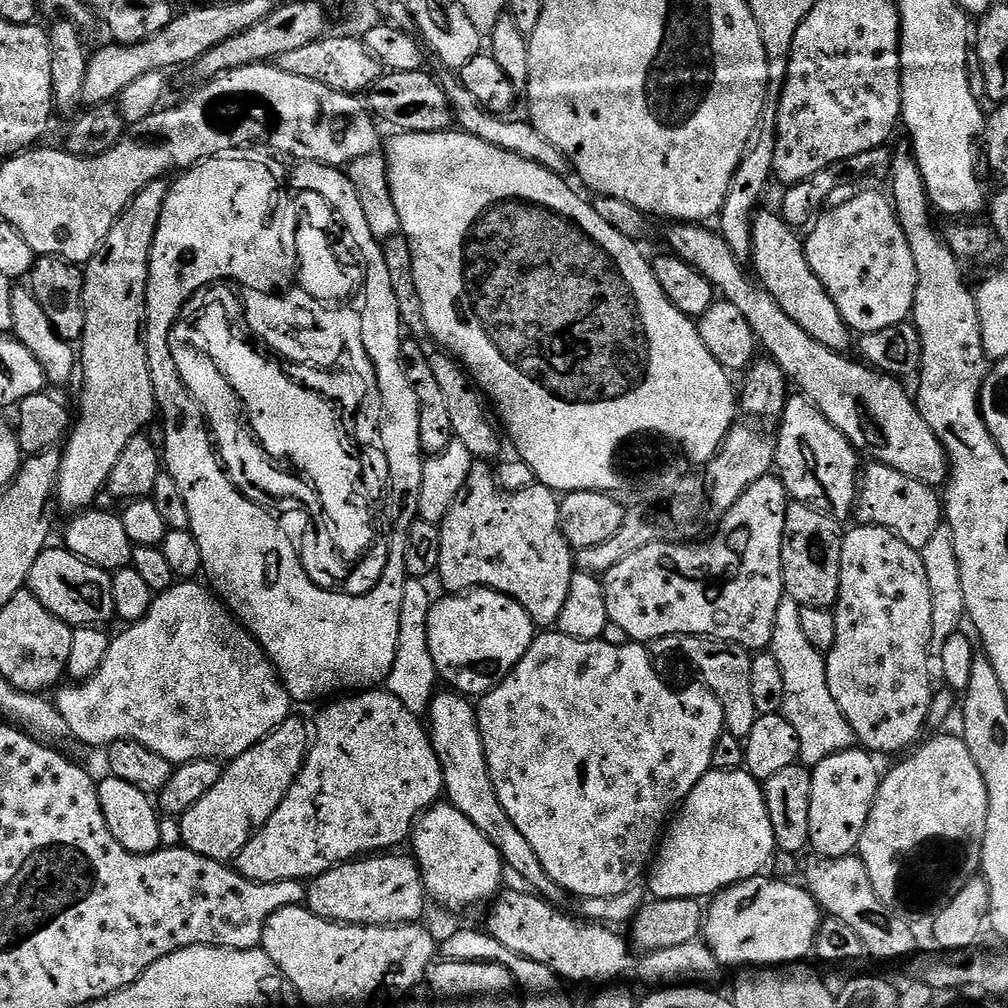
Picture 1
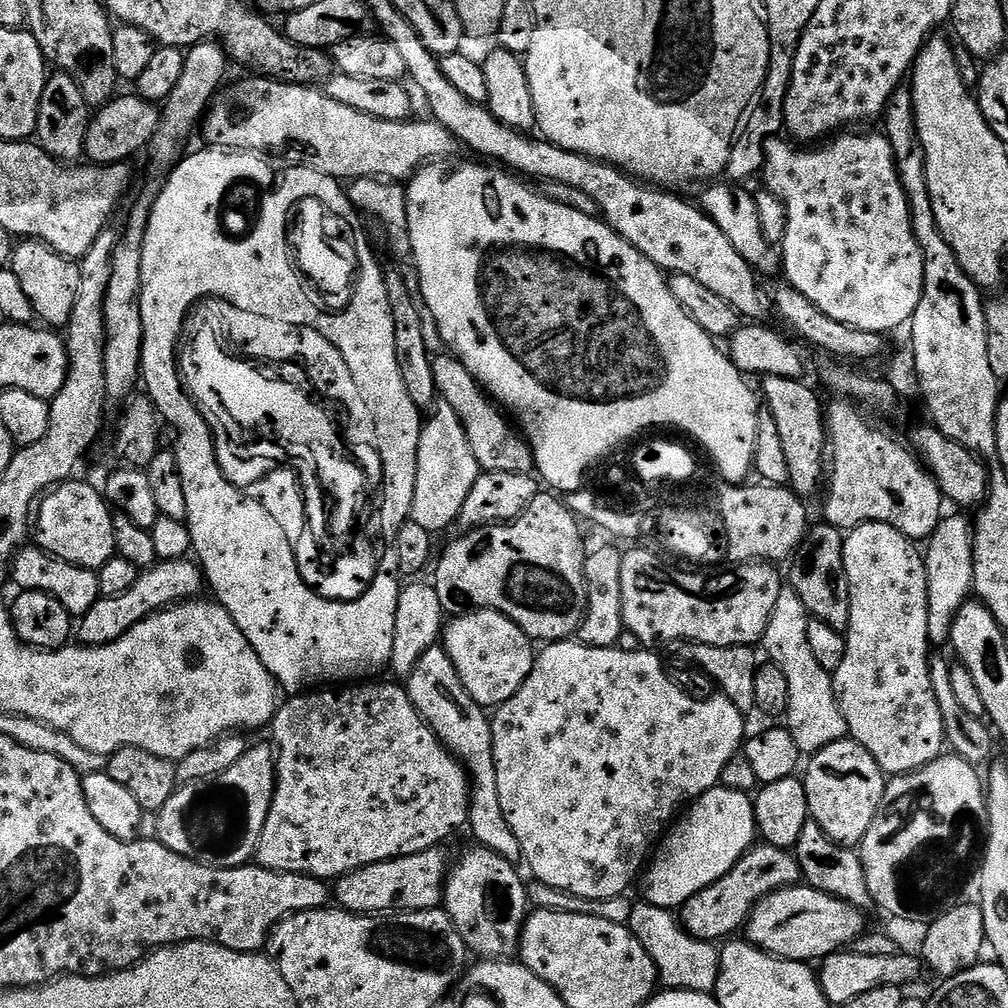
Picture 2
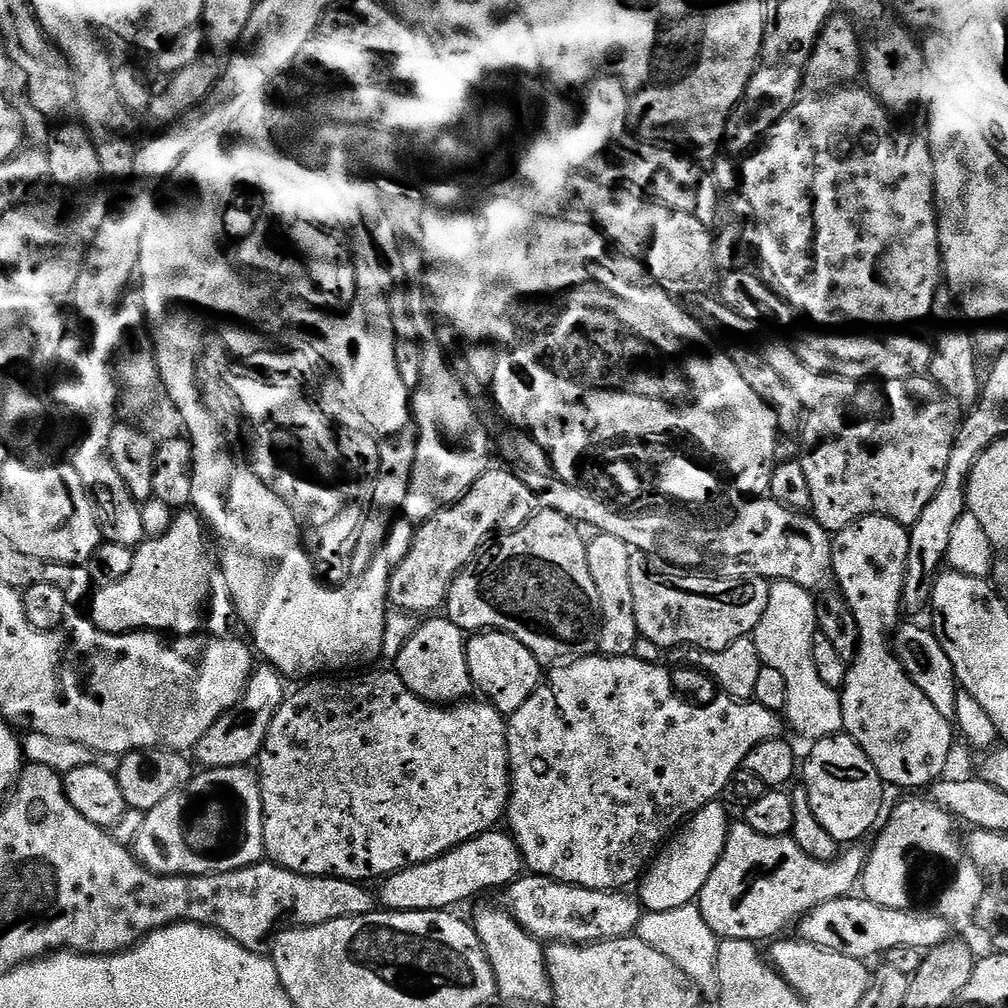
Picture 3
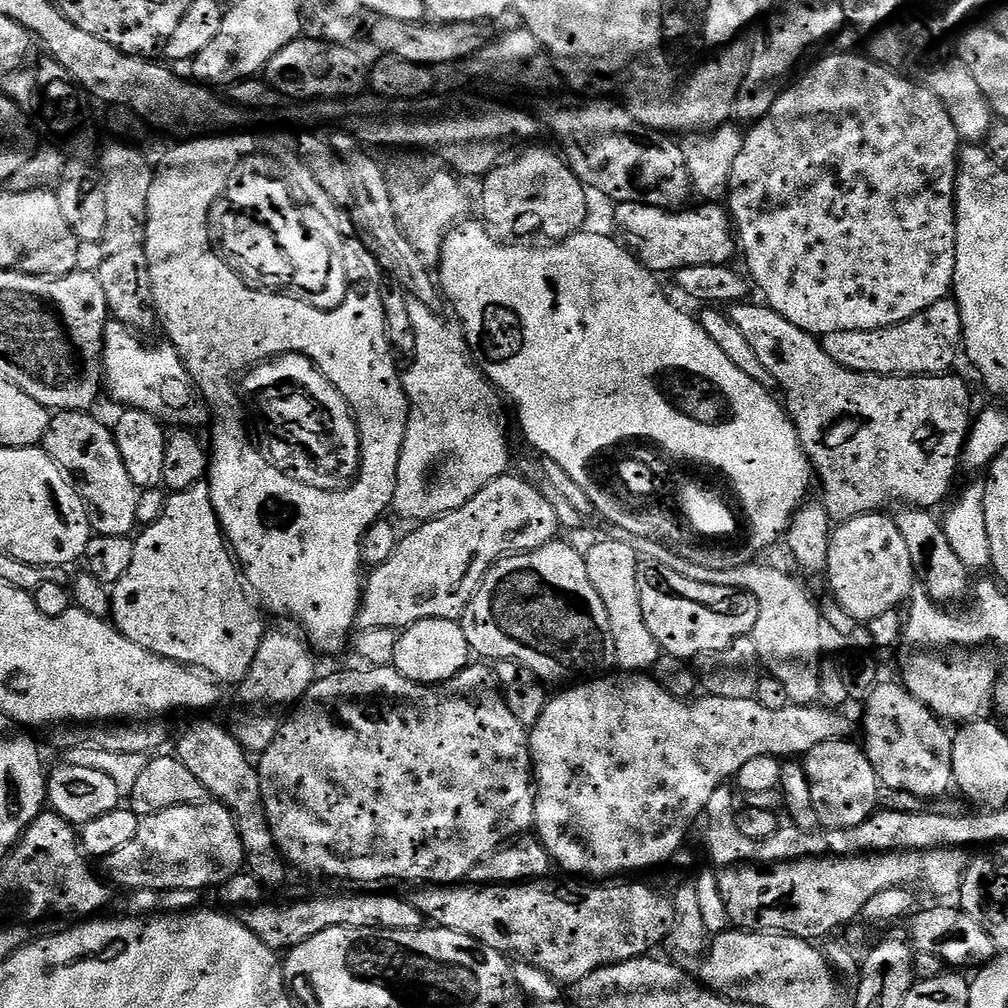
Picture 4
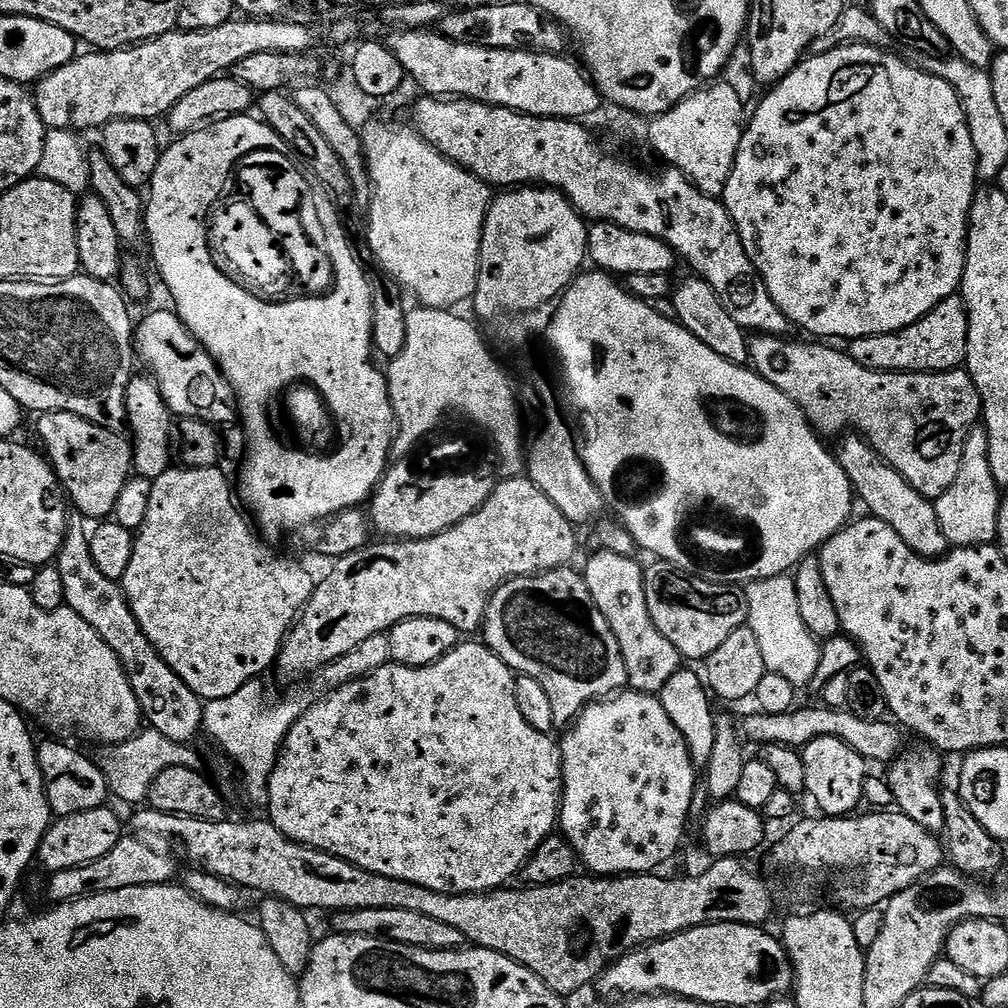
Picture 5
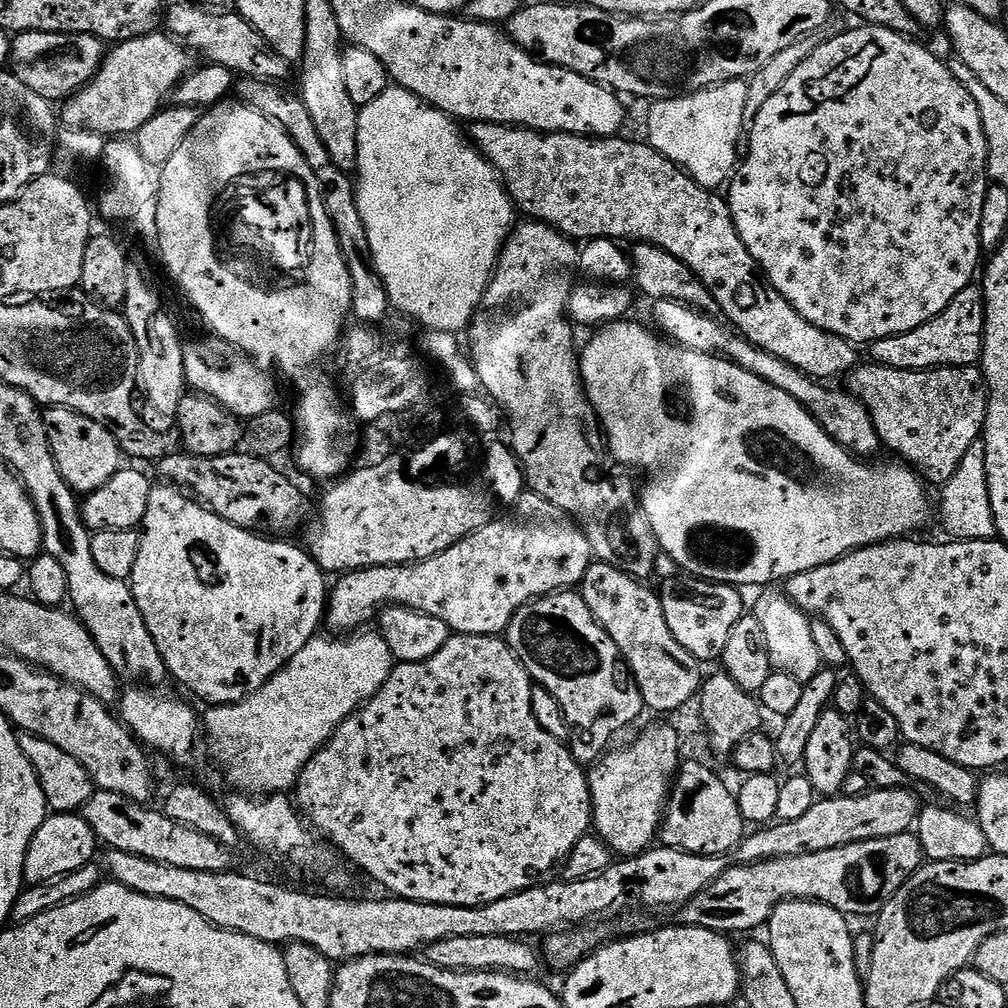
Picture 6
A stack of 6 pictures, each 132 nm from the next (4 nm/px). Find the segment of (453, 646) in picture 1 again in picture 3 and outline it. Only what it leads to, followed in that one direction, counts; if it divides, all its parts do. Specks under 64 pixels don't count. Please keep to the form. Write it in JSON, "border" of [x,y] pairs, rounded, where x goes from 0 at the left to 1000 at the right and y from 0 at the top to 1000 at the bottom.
{"border":[[[474,627],[464,637],[464,660],[468,682],[495,706],[507,708],[530,688],[538,674],[538,657],[514,633],[501,627]]]}

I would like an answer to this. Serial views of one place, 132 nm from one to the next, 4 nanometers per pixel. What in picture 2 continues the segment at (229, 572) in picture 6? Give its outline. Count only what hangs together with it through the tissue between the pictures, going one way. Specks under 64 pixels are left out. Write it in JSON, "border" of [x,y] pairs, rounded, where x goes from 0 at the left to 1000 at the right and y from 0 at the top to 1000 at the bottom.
{"border":[[[189,555],[164,556],[156,558],[149,563],[140,566],[138,573],[125,585],[125,589],[116,591],[104,591],[93,597],[84,611],[77,615],[77,635],[80,640],[88,643],[96,643],[102,639],[113,637],[121,633],[137,617],[157,607],[161,603],[170,603],[171,600],[188,595],[199,590],[203,586],[204,576],[197,559]]]}

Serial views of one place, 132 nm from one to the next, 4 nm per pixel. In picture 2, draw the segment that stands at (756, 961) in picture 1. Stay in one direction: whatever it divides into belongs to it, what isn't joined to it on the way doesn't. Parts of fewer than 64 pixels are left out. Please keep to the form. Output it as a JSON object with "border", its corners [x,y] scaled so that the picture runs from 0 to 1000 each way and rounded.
{"border":[[[774,881],[750,896],[742,908],[740,932],[755,943],[777,952],[813,954],[857,928],[857,909],[854,902],[810,881]]]}

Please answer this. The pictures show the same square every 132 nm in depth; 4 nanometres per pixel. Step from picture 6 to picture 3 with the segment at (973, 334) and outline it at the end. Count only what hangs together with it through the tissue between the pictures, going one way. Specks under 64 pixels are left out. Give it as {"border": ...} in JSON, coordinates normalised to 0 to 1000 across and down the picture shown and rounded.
{"border":[[[806,327],[799,333],[788,337],[788,344],[792,355],[804,363],[812,371],[830,373],[840,377],[852,377],[854,379],[876,379],[878,377],[898,377],[904,373],[916,373],[925,364],[927,341],[917,333],[904,333],[901,327],[881,327],[878,333],[836,333],[833,327]]]}

